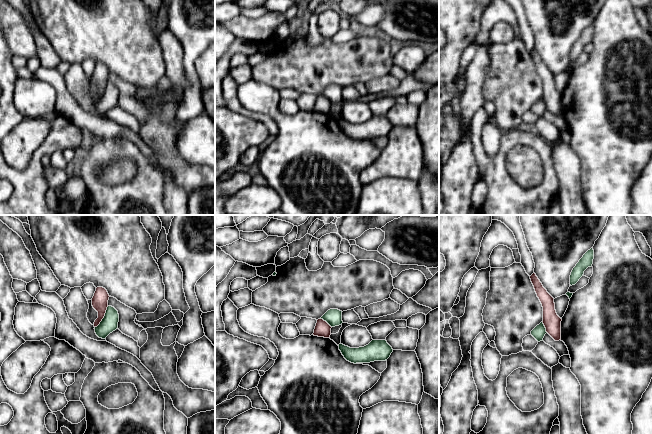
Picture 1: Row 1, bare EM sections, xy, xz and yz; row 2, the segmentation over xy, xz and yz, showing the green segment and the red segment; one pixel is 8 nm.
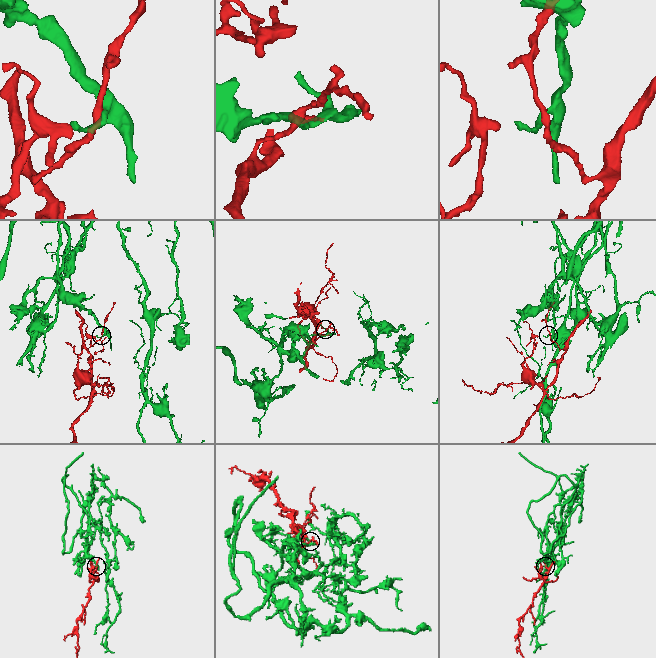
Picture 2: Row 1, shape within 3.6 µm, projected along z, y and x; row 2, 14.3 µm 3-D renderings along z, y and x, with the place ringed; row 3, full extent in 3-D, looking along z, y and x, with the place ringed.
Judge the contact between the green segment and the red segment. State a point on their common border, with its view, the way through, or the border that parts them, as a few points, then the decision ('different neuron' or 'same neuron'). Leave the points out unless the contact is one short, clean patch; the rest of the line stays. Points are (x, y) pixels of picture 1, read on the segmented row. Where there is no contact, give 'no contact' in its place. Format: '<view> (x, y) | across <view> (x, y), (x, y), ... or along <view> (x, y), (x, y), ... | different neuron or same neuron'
xy (104, 317) | across xy (109, 323), (104, 317), (100, 299) | same neuron

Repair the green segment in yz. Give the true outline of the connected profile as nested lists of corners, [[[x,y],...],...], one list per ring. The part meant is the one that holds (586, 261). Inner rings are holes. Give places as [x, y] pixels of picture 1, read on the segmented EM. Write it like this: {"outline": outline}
{"outline": [[[591,248],[588,250],[583,257],[579,260],[576,266],[573,268],[570,275],[570,285],[575,285],[579,279],[583,276],[584,271],[591,267],[594,259],[594,250]]]}

